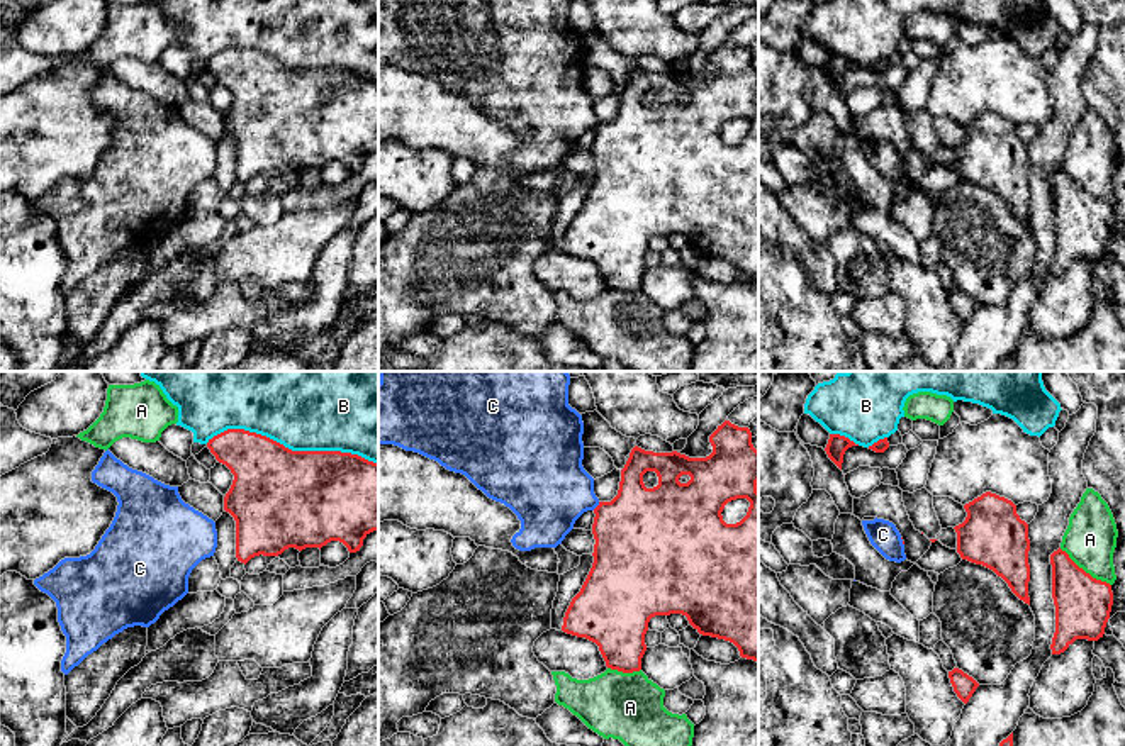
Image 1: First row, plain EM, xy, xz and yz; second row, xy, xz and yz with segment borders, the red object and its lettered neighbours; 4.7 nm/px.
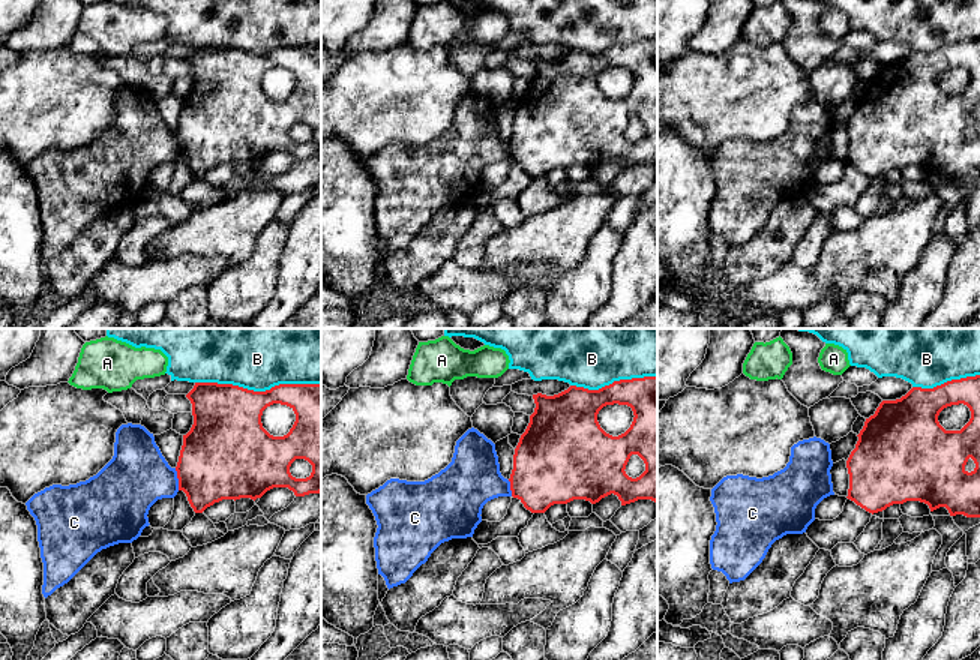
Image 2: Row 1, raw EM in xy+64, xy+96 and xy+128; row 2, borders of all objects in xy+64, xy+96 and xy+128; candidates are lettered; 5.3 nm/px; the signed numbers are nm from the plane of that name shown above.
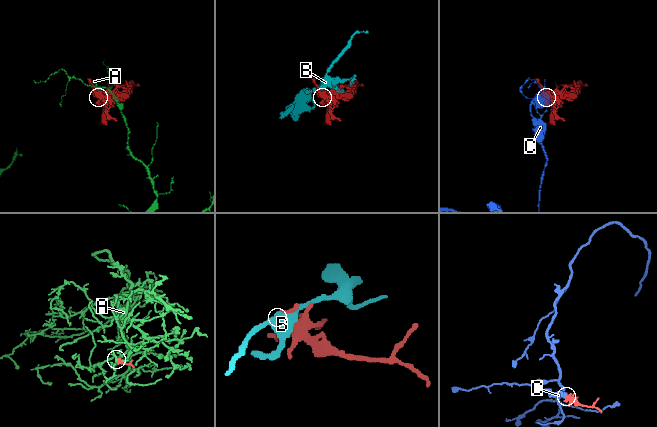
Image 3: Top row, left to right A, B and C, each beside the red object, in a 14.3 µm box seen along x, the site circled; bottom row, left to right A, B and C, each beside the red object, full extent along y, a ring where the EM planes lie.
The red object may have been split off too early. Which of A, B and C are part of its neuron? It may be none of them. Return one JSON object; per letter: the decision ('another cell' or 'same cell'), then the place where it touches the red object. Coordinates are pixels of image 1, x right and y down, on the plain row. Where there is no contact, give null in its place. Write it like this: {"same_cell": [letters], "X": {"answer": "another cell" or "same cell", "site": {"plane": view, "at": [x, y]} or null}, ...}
{"same_cell": [], "A": {"answer": "another cell", "site": {"plane": "yz", "at": [1083, 190]}}, "B": {"answer": "another cell", "site": {"plane": "xy", "at": [291, 70]}}, "C": {"answer": "another cell", "site": {"plane": "xz", "at": [598, 126]}}}

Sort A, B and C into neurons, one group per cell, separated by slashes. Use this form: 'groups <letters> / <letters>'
groups A / B / C

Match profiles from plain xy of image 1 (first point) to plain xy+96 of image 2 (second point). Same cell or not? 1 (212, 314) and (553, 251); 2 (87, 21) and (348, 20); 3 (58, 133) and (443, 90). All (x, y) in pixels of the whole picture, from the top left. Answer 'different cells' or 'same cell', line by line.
1: different cells
2: different cells
3: same cell

